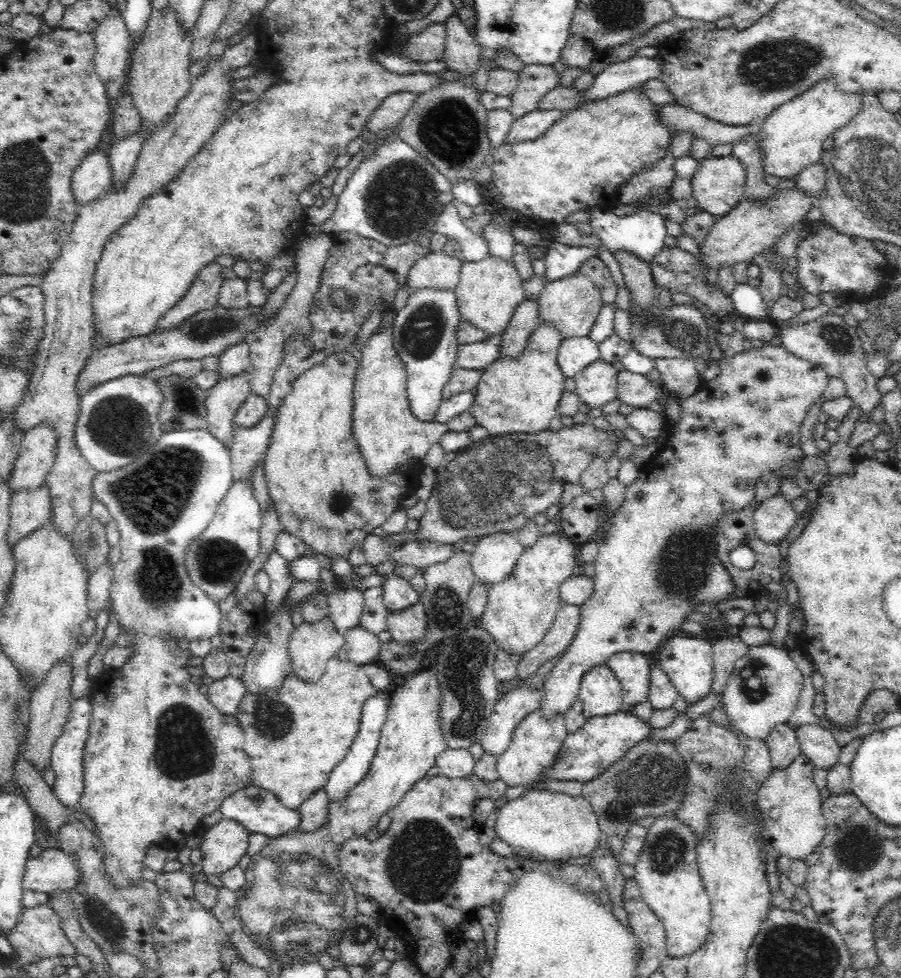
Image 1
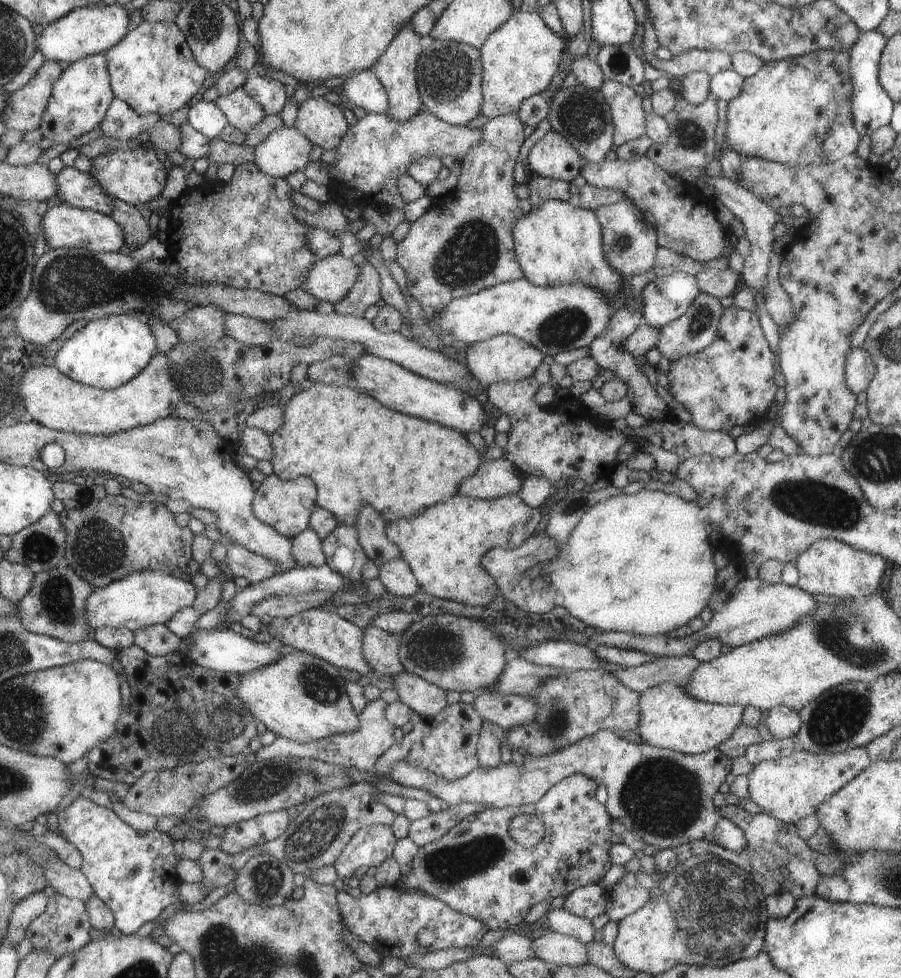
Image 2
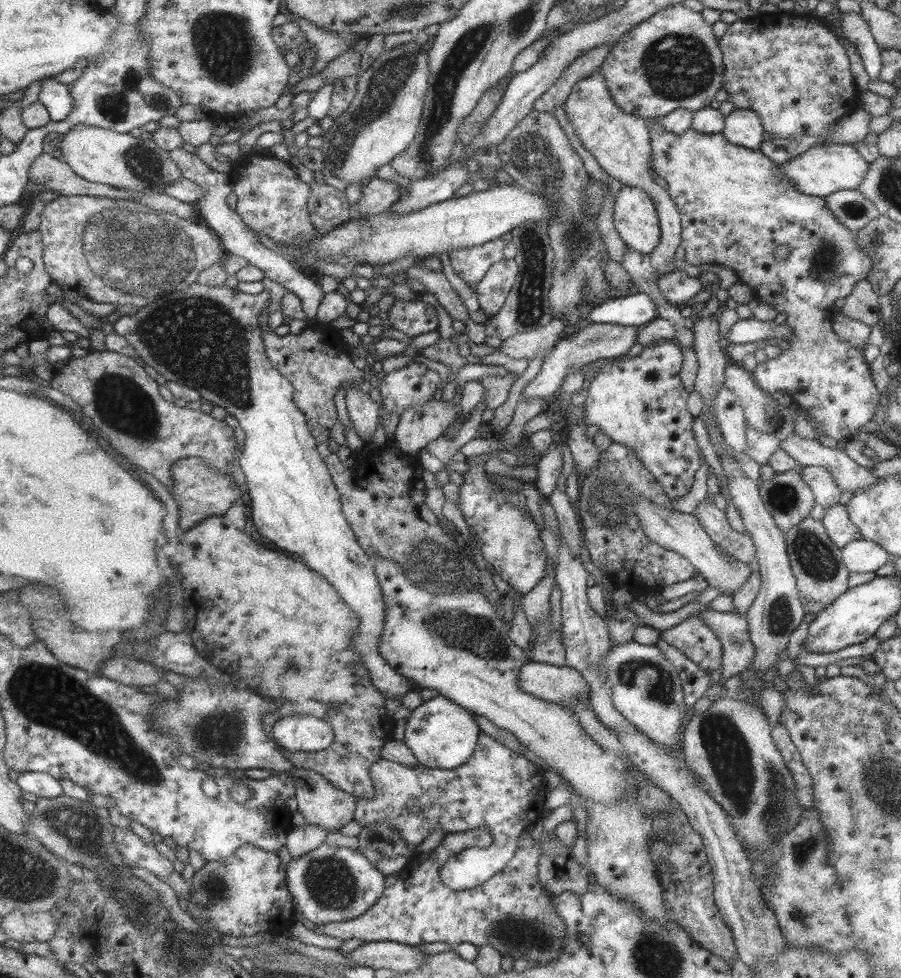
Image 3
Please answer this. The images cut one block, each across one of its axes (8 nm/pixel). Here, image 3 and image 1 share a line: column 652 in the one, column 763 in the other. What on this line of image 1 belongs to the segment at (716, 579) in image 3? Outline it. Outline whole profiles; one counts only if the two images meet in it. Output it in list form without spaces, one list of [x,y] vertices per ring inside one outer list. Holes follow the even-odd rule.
[[[776,494],[755,510],[755,532],[767,544],[778,545],[794,528],[800,515],[792,503]]]

